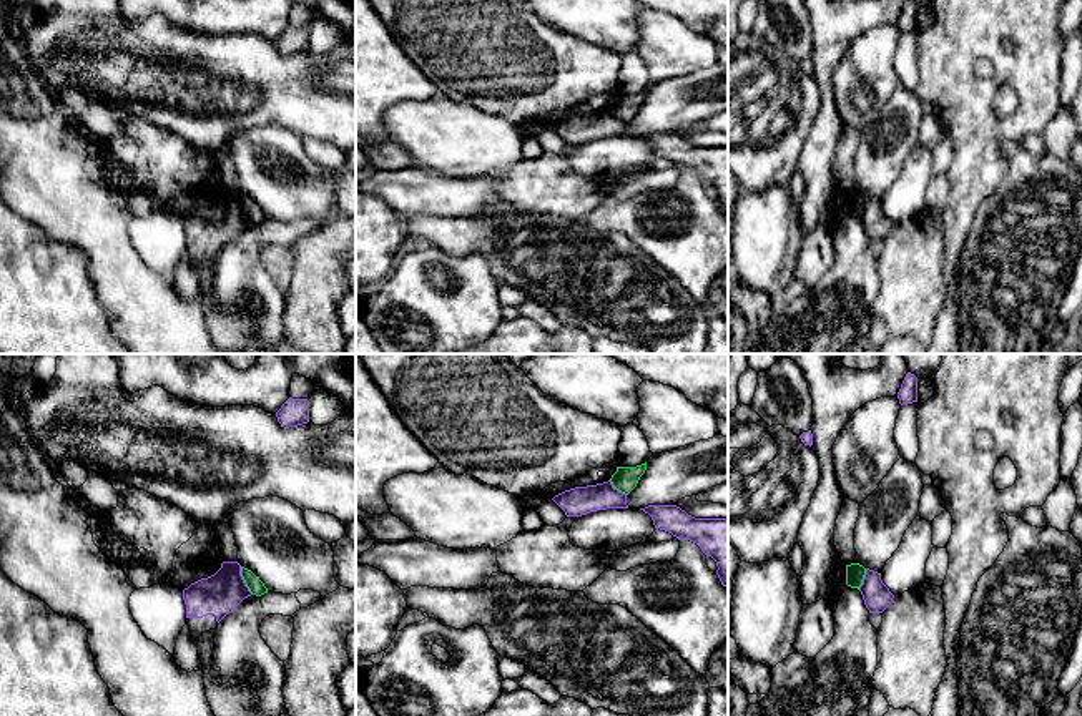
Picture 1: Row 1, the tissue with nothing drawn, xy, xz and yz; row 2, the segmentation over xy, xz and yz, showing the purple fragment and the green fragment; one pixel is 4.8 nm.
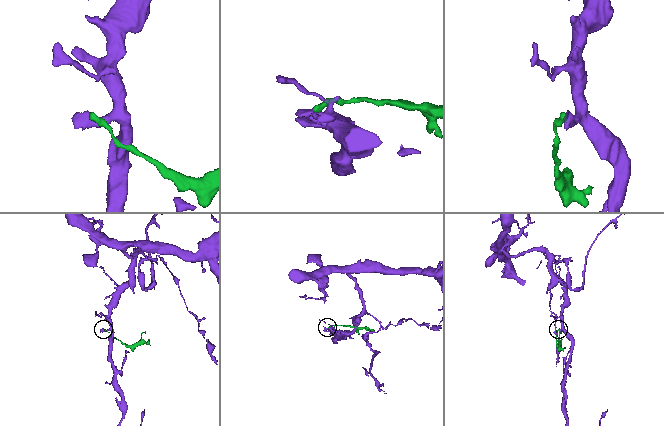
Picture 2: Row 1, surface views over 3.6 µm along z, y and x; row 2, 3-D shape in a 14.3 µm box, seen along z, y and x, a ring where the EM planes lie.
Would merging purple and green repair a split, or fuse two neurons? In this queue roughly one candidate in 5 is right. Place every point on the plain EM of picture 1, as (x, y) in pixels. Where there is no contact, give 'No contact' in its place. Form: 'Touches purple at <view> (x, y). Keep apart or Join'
Touches purple at xy (243, 208). Keep apart

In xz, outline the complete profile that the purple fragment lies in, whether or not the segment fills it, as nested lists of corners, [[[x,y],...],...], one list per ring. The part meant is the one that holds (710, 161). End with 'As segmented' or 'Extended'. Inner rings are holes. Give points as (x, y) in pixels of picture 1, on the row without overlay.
[[[648,133],[640,138],[652,145],[655,156],[696,171],[716,189],[721,213],[728,213],[728,146],[695,146],[676,133]]]. As segmented

